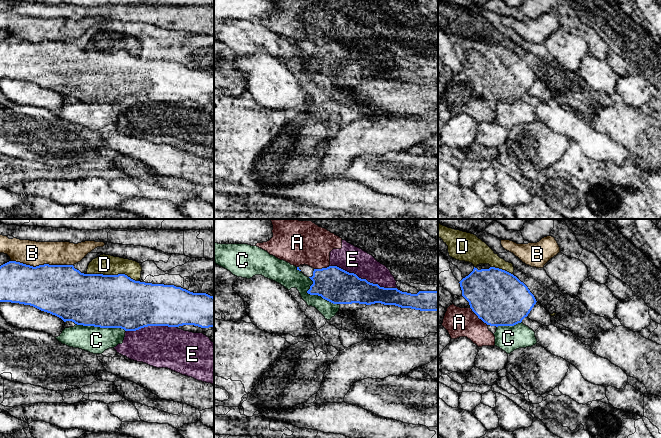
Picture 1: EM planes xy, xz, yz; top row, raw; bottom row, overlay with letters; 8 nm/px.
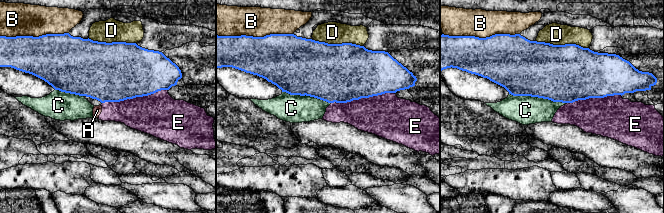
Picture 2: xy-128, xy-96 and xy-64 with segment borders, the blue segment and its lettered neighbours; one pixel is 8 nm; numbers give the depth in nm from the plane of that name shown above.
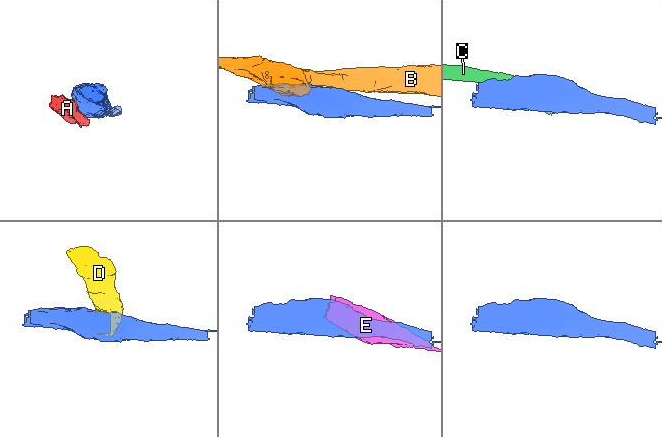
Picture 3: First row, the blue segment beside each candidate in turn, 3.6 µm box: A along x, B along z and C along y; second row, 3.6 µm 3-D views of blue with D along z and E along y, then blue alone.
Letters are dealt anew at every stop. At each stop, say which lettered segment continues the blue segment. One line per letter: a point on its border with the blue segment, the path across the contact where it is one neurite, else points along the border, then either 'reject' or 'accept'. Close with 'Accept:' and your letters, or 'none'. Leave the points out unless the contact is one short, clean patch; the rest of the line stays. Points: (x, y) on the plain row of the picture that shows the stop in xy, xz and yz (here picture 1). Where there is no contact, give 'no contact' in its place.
A: contact yz (478, 93); reject
B: contact xy (42, 41); reject
C: contact xy (101, 103); reject
D: contact xy (112, 51); reject
E: contact xz (364, 55); reject
Accept: none

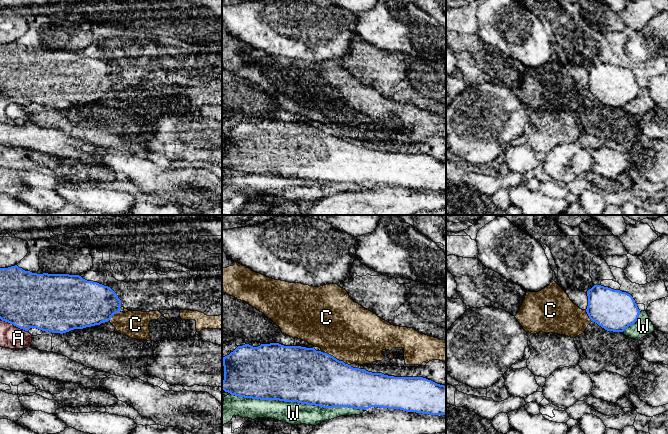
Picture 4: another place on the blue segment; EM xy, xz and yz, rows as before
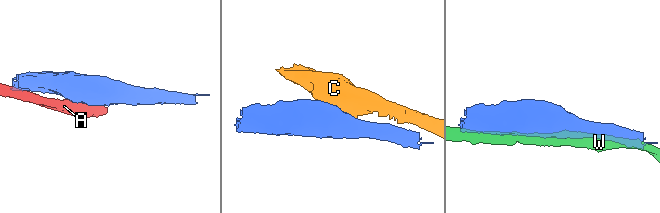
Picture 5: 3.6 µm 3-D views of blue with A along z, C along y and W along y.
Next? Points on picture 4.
A: contact xy (15, 101); reject
C: contact xz (338, 136); reject
W: contact xz (297, 178); reject
Accept: none

